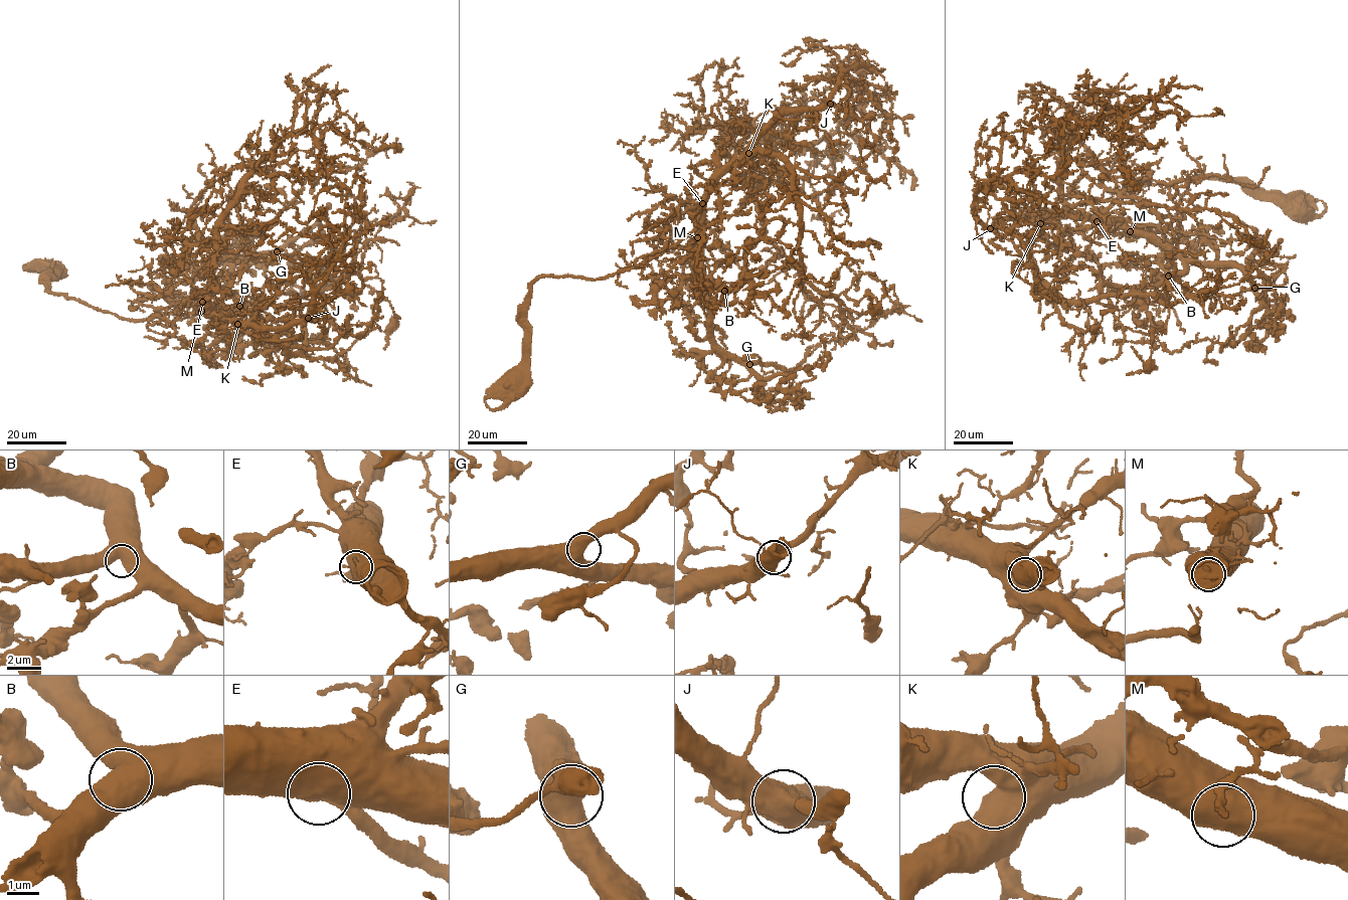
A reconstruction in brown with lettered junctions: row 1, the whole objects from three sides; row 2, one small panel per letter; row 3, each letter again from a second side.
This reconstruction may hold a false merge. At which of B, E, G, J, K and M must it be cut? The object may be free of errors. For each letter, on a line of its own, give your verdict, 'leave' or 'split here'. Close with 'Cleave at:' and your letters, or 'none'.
B: leave
E: leave
G: leave
J: leave
K: leave
M: leave
Cleave at: none

